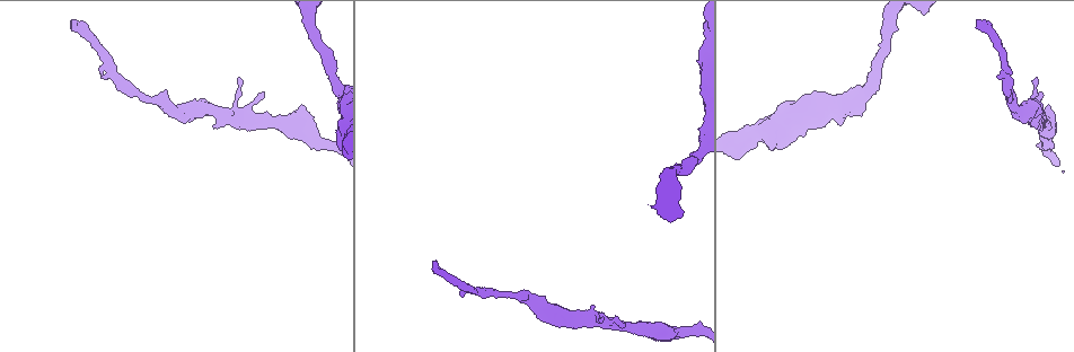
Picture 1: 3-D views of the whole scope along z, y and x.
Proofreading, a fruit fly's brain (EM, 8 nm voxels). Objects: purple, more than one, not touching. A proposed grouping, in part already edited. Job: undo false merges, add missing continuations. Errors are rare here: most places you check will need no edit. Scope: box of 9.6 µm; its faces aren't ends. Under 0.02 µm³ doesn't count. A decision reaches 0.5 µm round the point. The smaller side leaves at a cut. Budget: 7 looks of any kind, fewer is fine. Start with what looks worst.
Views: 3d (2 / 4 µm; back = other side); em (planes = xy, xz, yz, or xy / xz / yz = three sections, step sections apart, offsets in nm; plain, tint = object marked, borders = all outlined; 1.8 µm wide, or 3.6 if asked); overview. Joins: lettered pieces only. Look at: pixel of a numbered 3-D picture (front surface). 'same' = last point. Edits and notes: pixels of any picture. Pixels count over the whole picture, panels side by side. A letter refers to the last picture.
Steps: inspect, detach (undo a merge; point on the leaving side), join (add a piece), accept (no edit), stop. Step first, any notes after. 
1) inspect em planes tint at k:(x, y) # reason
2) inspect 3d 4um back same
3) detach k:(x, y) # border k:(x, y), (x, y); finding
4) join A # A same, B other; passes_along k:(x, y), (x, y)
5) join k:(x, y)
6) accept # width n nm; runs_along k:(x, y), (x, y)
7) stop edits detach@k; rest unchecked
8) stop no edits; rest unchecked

inspect em planes plain at 1:(978, 21) # free end

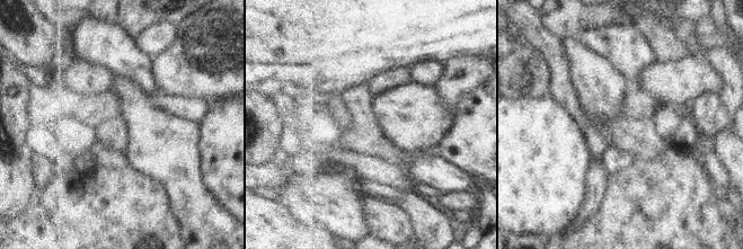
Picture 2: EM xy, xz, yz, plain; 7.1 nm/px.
inspect em planes borders same # see the neighbours

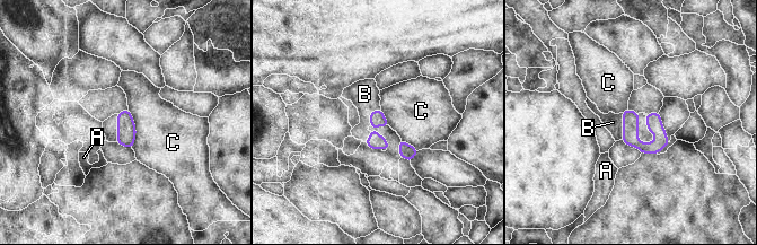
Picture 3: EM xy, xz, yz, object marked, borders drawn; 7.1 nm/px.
join B # width 110 nm; A other, B same, C other; the neuron continues

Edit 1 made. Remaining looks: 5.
inspect em 3.6um planes borders at 1:(1041, 92) # an open end

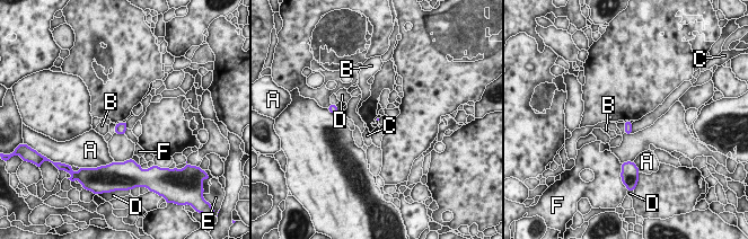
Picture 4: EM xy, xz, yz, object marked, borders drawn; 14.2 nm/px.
accept # A other, B other, C other, D other, E other, F other; border 4:(125, 122), (128, 127); no lettered piece goes on from it

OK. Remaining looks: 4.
inspect overview

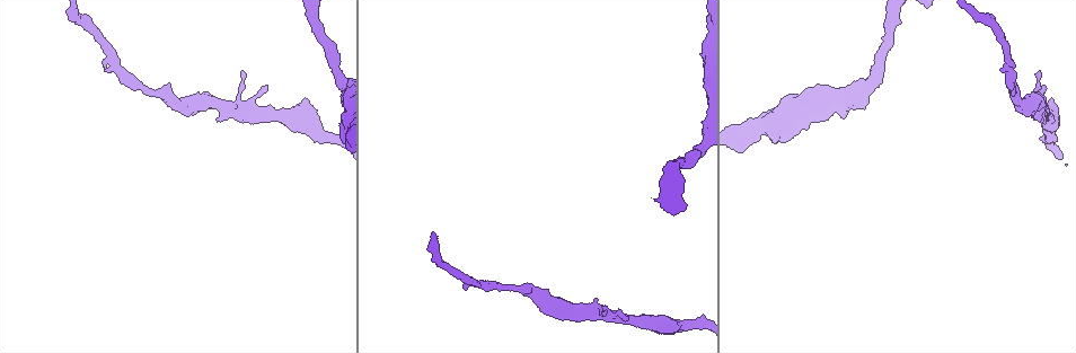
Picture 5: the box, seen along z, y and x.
inspect em yz step 4 tint at 5:(537, 296) # calibre changes

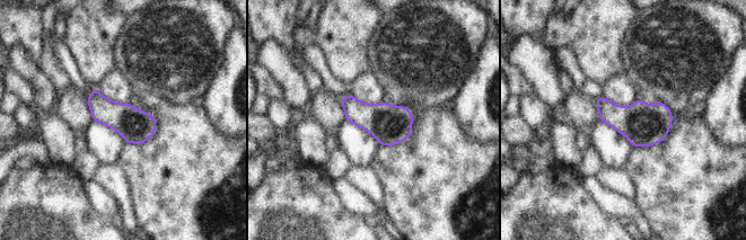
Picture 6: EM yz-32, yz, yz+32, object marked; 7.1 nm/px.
inspect em yz step 4 borders same # what lies round it

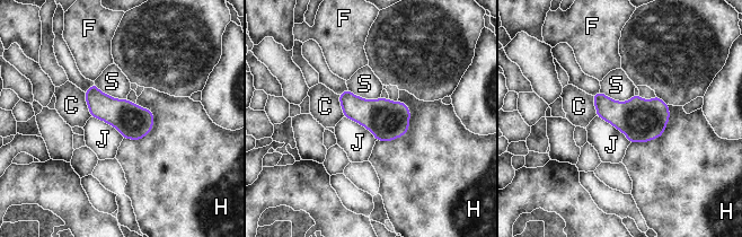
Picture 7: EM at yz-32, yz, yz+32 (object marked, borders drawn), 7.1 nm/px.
accept # width 240 nm; longest_contact H 340 nm; C other, F other, H other, J other, S other; all the same neuron

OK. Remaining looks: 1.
stop edits join@3; rest unchecked

